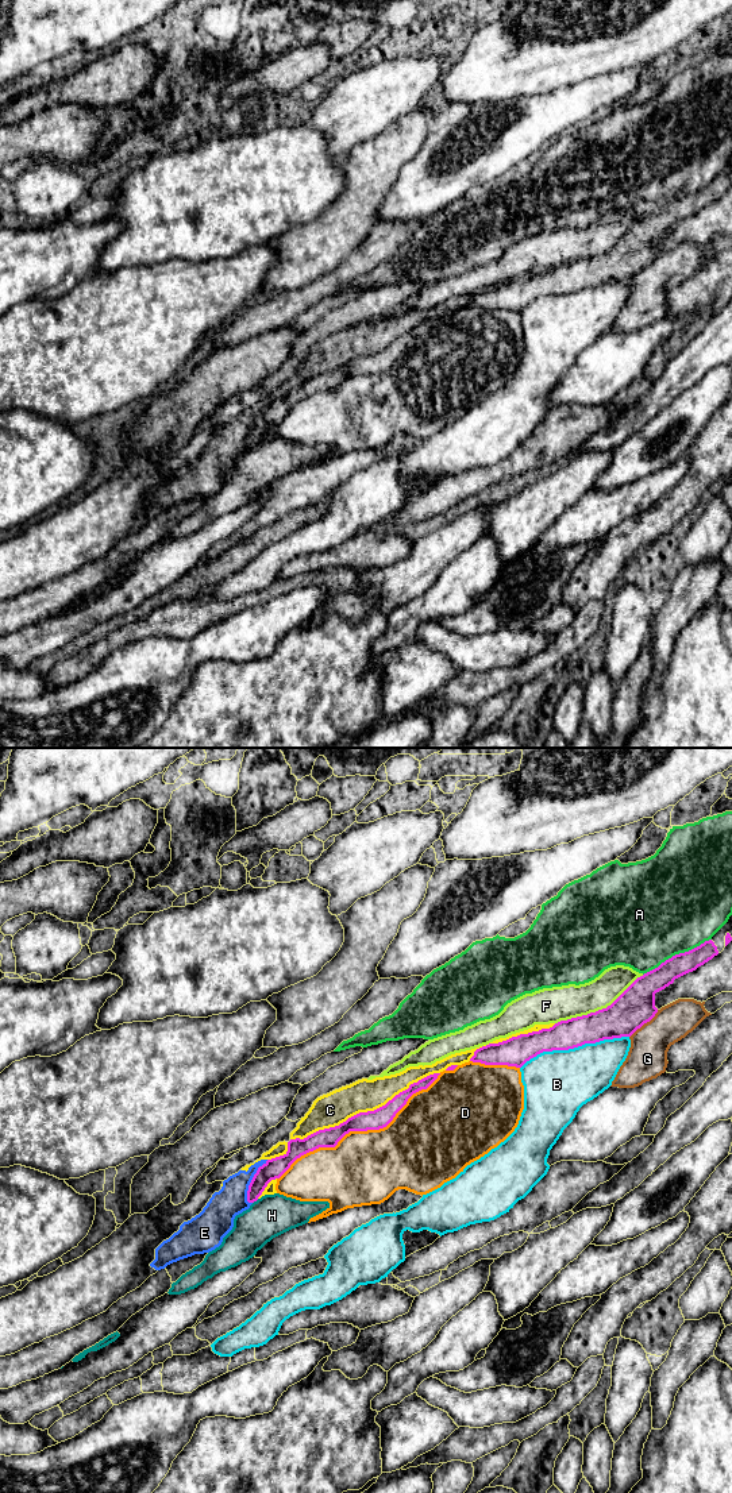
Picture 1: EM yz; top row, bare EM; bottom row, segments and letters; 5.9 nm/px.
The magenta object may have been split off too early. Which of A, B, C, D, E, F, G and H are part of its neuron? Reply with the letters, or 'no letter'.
no letter

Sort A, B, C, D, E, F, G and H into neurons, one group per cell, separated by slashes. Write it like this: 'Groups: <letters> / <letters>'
Groups: A / B / C E / D / F / G / H

